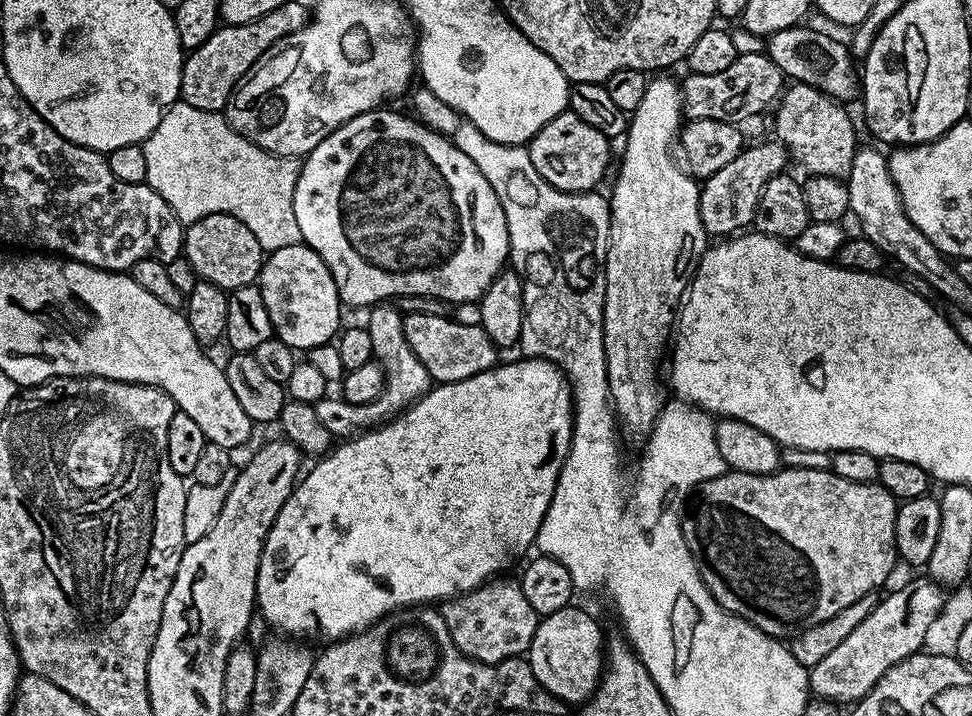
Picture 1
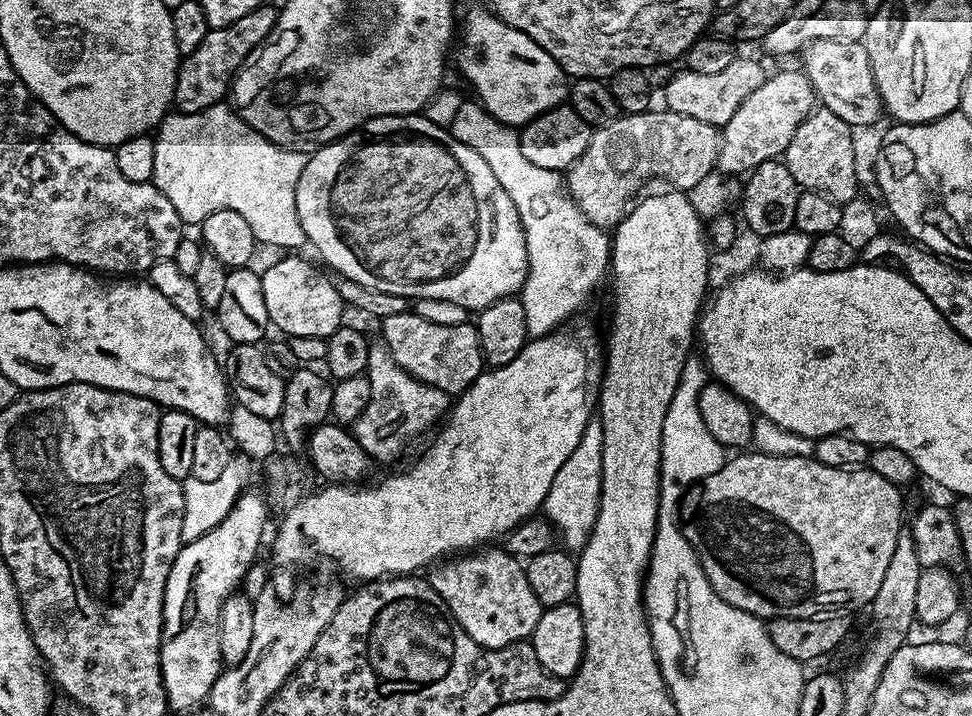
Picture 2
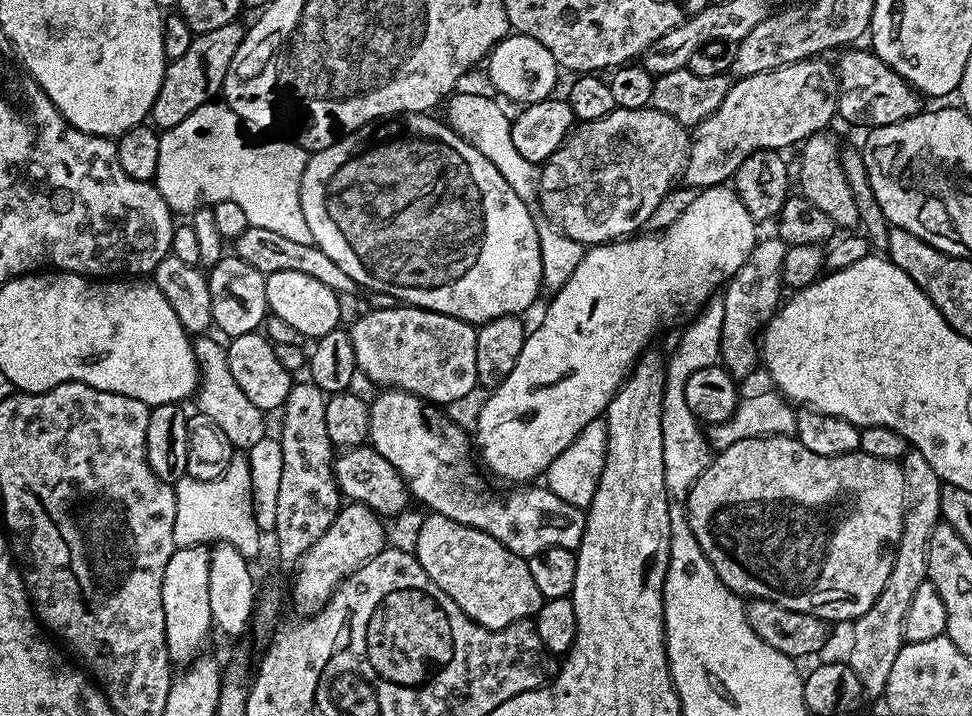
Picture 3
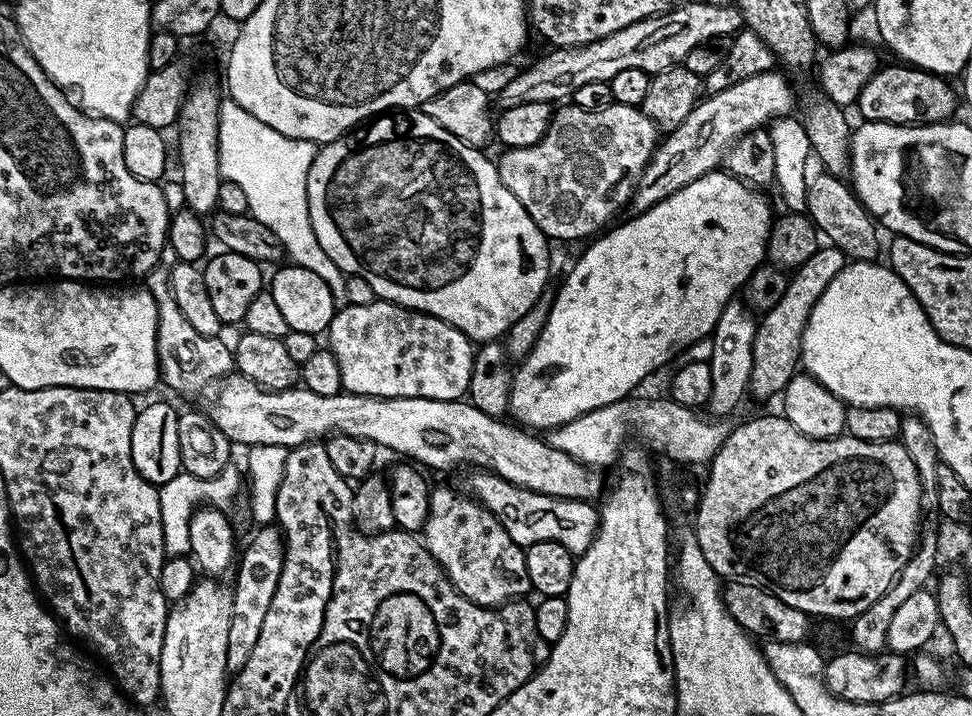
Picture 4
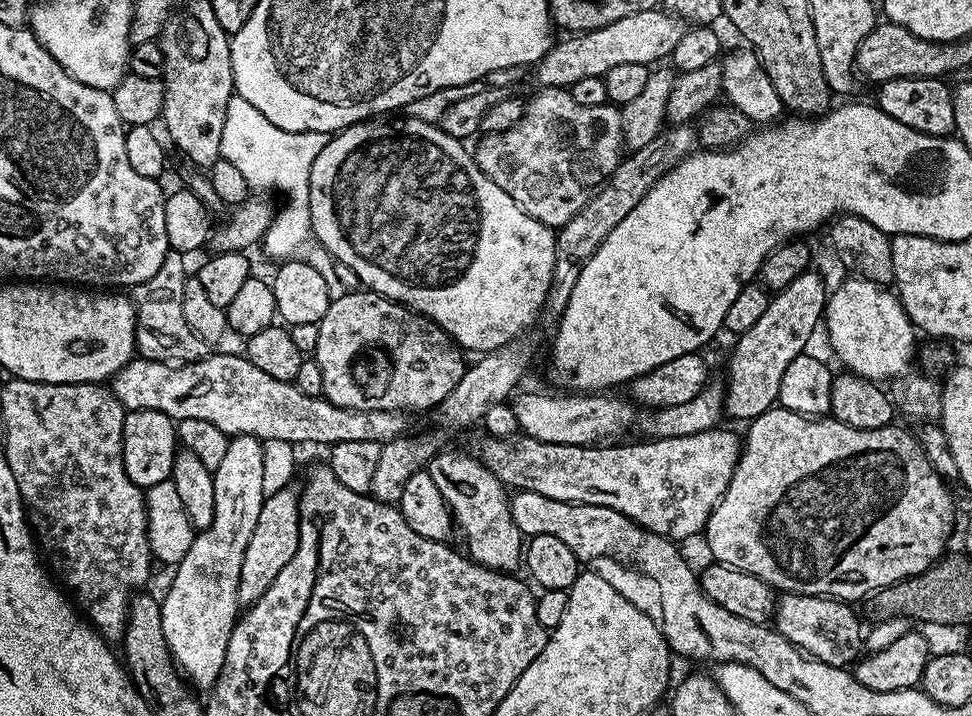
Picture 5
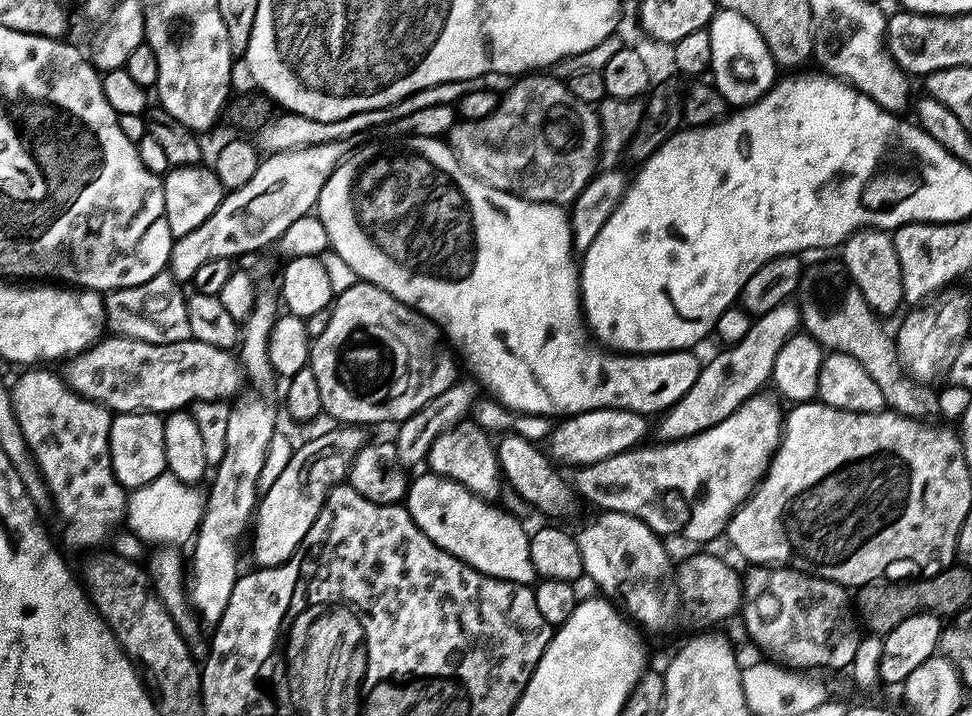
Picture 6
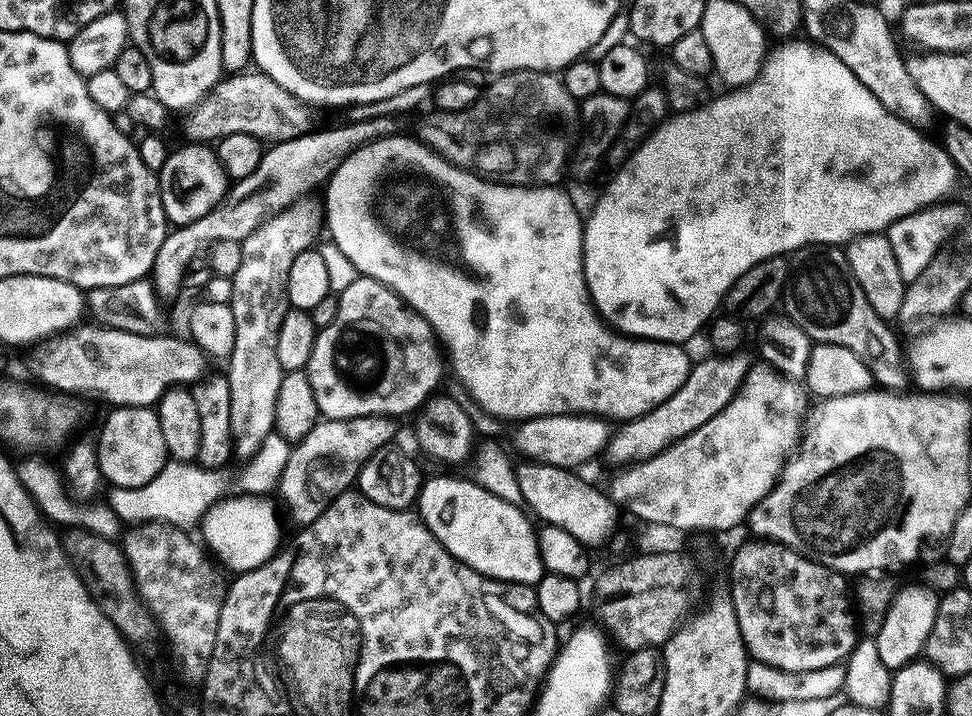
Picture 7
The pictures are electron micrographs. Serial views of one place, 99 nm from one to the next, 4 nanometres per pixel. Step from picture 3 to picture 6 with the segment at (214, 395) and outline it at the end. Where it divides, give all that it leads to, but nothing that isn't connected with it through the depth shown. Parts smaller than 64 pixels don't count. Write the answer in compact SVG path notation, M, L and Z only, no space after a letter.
M160 272L142 286L119 288L107 293L102 300L102 316L113 333L138 342L151 344L173 344L192 339L188 301L181 281L173 278L171 272Z

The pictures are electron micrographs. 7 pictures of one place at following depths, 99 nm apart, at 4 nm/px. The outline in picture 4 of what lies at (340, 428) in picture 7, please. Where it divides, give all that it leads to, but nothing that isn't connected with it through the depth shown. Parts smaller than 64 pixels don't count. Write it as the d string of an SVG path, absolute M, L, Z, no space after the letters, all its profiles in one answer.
M260 526L255 529L256 537L248 544L248 549L238 556L236 588L232 593L232 617L230 618L230 643L226 646L226 662L229 673L235 674L246 666L250 652L254 650L258 636L262 632L266 612L278 589L279 578L283 574L284 537L276 526Z

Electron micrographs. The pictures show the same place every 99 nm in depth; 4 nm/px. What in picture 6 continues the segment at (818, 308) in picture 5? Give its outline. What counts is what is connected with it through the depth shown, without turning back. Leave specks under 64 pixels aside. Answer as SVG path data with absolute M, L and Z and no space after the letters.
M790 302L779 304L774 310L757 317L742 342L725 347L712 361L701 367L698 378L678 402L659 417L660 425L655 425L654 432L660 435L664 442L673 440L689 440L702 430L710 430L710 426L718 426L738 406L742 406L751 396L761 391L763 384L767 385L772 378L774 358L778 350L795 335L801 327L799 307Z

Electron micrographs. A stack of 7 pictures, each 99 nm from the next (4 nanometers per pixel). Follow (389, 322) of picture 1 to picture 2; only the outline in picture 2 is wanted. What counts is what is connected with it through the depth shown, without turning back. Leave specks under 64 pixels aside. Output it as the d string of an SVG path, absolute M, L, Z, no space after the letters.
M376 342L368 350L368 381L372 383L370 402L366 410L351 424L350 431L358 446L366 450L373 461L396 460L404 452L404 443L420 436L428 427L439 425L450 408L449 393L438 390L418 378L414 378L390 354L384 343Z

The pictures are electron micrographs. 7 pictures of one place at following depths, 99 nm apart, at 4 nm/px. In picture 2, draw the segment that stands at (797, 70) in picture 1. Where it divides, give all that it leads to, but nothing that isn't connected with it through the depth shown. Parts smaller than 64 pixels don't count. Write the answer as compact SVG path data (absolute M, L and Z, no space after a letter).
M822 38L806 45L802 58L802 71L811 80L817 101L826 110L830 110L830 114L838 114L838 118L842 118L842 122L846 122L851 128L881 123L885 115L884 103L878 94L878 86L874 82L874 74L863 43Z

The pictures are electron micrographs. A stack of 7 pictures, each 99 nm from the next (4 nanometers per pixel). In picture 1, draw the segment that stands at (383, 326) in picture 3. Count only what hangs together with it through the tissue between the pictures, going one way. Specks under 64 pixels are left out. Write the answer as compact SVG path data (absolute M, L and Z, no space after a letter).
M410 313L404 316L404 337L410 342L410 350L418 354L418 362L426 366L426 370L432 375L436 384L453 384L459 380L470 378L474 374L482 374L487 368L494 368L498 363L498 349L496 343L486 334L479 323L459 324L452 316L438 317L422 313Z

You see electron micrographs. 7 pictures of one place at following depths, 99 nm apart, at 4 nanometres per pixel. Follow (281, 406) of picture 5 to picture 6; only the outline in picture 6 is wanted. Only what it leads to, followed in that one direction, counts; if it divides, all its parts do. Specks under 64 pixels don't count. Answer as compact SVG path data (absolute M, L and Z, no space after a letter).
M108 334L85 352L71 357L66 367L68 369L62 372L62 376L68 387L74 389L79 396L116 414L167 414L187 409L203 400L228 402L239 397L240 387L246 384L240 361L231 351L206 346L206 342L194 339L173 344L151 344Z

